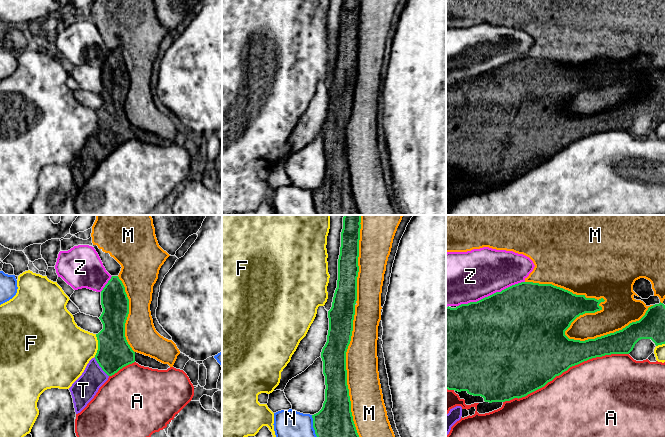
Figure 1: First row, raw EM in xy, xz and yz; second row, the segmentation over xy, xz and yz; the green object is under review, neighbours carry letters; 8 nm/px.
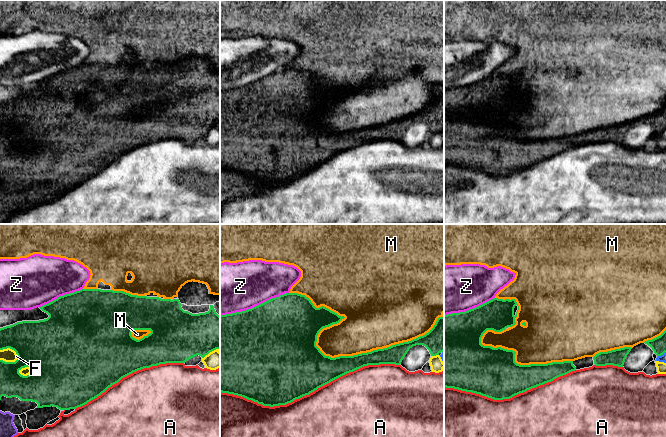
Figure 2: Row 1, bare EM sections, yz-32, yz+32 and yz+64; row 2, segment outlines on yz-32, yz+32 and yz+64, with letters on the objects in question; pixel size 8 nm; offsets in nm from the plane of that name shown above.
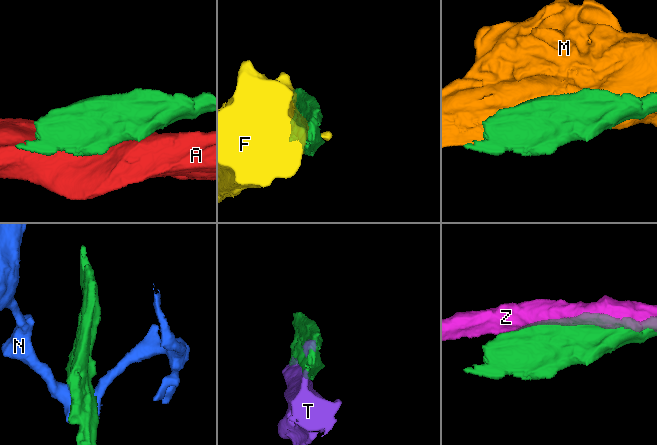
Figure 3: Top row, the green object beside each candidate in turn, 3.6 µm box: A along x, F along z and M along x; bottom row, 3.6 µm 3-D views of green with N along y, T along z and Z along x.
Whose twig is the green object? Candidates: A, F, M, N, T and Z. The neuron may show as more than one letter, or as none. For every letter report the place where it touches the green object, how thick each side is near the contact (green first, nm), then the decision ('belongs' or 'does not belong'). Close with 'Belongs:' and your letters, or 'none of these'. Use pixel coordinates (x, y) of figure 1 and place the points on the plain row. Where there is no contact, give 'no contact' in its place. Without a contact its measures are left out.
A: yz (565, 146) | 460/480 nm | does not belong
F: xy (98, 121) | 260/400 nm | does not belong
M: yz (579, 91) | 400/200 nm | does not belong
N: xz (313, 203) | 340/320 nm | does not belong
T: xy (100, 142) | 260/200 nm | belongs
Z: yz (490, 71) | 500/400 nm | does not belong
Belongs: T

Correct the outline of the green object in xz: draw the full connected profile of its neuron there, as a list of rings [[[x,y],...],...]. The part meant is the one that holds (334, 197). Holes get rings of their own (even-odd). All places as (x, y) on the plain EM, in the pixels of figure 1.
[[[343,0],[338,35],[338,56],[332,83],[328,87],[329,106],[322,125],[323,150],[325,152],[325,177],[322,185],[312,191],[317,215],[360,215],[351,188],[347,161],[346,128],[351,117],[355,80],[357,77],[357,53],[359,48],[359,16],[361,0]]]

